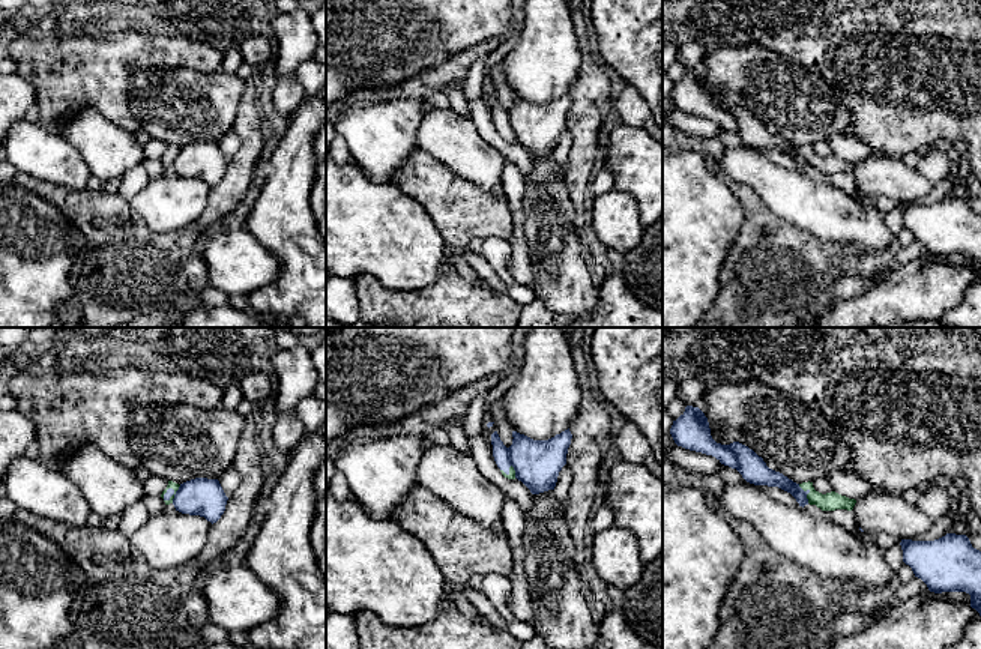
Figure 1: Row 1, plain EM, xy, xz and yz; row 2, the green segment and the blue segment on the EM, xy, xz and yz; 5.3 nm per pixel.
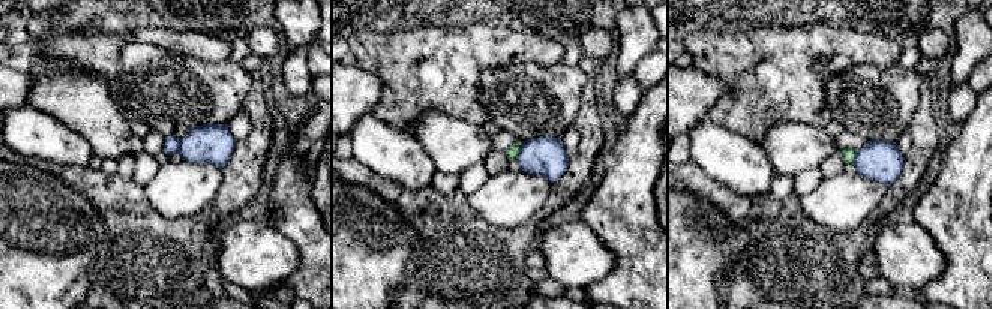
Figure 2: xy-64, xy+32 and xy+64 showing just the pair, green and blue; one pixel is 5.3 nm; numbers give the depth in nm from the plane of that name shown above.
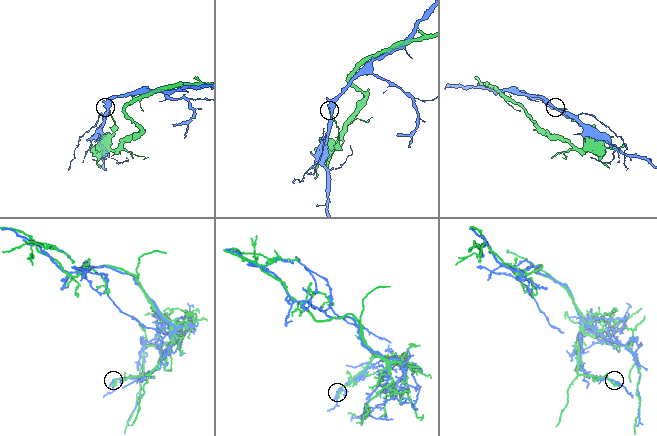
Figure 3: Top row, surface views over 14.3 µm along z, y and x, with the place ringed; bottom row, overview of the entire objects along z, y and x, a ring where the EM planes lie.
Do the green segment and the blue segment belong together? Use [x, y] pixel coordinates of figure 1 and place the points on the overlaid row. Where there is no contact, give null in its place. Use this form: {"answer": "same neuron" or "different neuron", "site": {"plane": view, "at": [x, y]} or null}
{"answer": "different neuron", "site": {"plane": "xy", "at": [173, 495]}}

